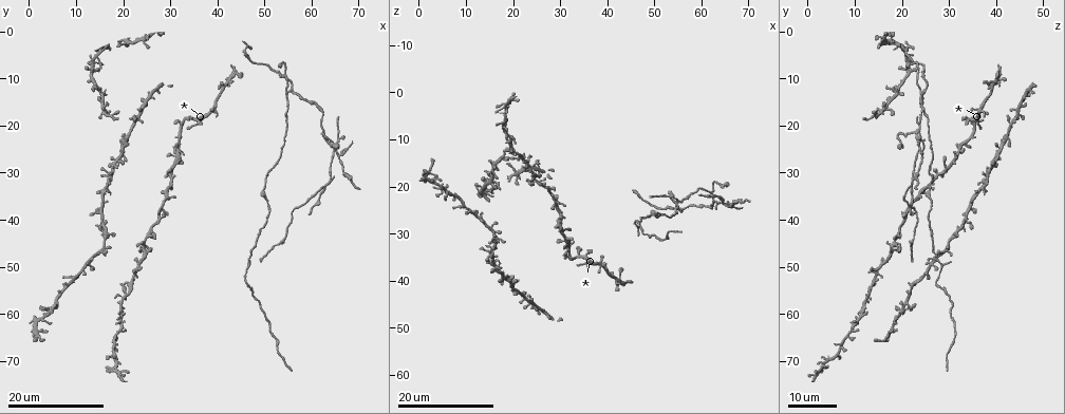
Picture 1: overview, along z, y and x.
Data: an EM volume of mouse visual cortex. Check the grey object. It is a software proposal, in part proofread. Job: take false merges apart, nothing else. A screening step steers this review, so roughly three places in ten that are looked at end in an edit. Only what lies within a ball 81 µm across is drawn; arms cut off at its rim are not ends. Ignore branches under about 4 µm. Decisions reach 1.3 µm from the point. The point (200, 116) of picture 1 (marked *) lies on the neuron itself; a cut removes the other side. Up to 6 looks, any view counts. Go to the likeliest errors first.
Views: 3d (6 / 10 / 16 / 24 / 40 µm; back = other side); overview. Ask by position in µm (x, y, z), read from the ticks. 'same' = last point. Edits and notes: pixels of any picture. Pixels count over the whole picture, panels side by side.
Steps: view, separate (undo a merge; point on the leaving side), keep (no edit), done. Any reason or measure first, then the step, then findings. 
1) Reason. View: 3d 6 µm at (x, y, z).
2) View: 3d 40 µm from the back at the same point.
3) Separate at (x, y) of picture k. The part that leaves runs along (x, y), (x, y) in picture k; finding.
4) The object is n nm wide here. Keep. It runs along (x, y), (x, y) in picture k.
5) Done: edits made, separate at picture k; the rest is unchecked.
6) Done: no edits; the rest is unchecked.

Small branch off a trunk. View: 3d 24 µm at (55.0, 12.5, 24.0).

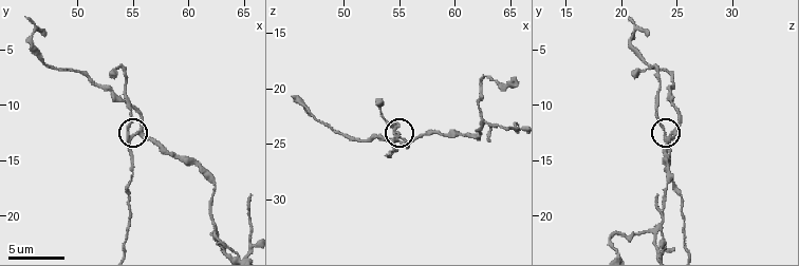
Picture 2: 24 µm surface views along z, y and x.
Zoom in. View: 3d 6 µm at (54.4, 12.6, 24.0).

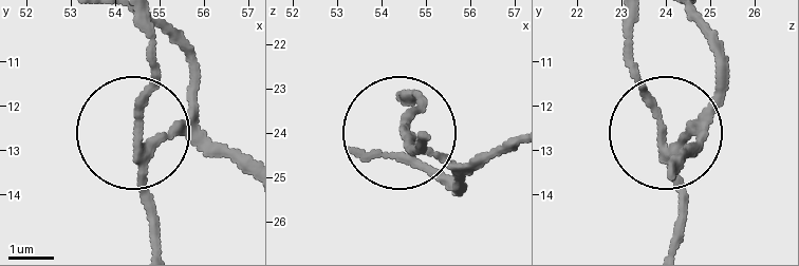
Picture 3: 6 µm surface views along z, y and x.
3 arms meet here. Separate at (209, 150) of picture 3. The part that leaves runs along (148, 153), (189, 137), (246, 164) in picture 3; a second neuron is stuck on.

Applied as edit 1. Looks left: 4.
See it whole again. View: overview.

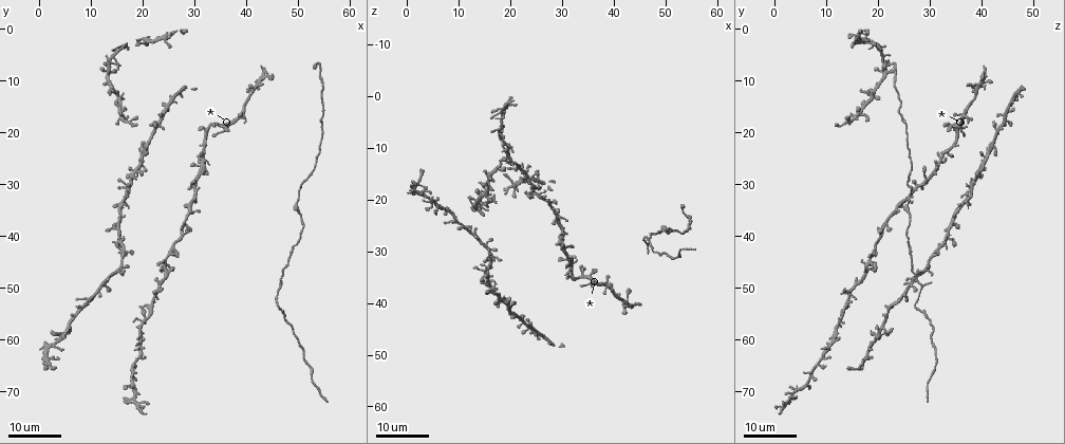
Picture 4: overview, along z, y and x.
Looks like a crossing. View: 3d 24 µm at (15.5, 16.0, 16.5).

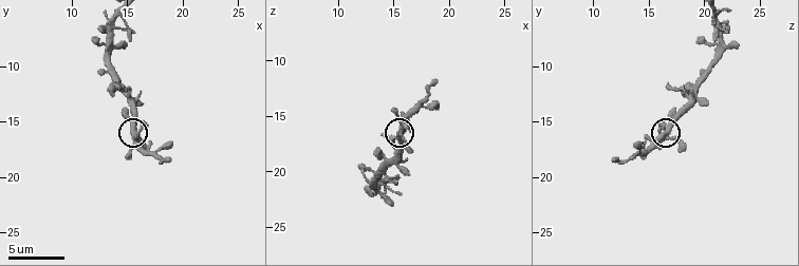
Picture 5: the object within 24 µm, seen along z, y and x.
View: 3d 10 µm at (15.4, 15.8, 16.4).

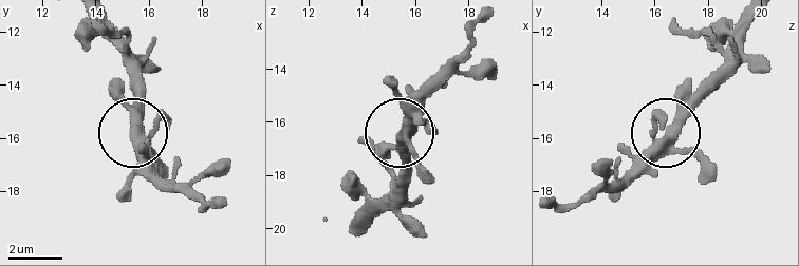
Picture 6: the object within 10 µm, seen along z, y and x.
View: 3d 6 µm at (15.5, 15.8, 16.5).

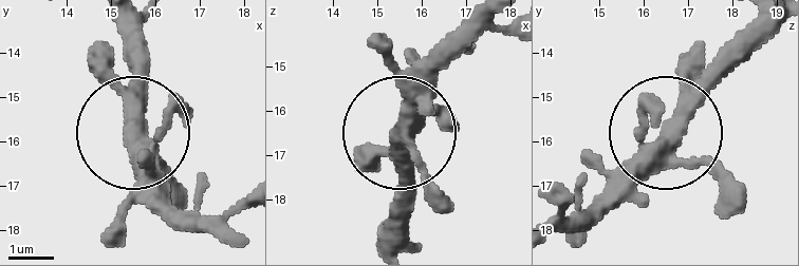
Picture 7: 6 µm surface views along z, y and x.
The object is 340 nm wide here. Keep. All the same neuron.

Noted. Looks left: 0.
Done: edits made, separate at picture 3; the rest is unchecked.

